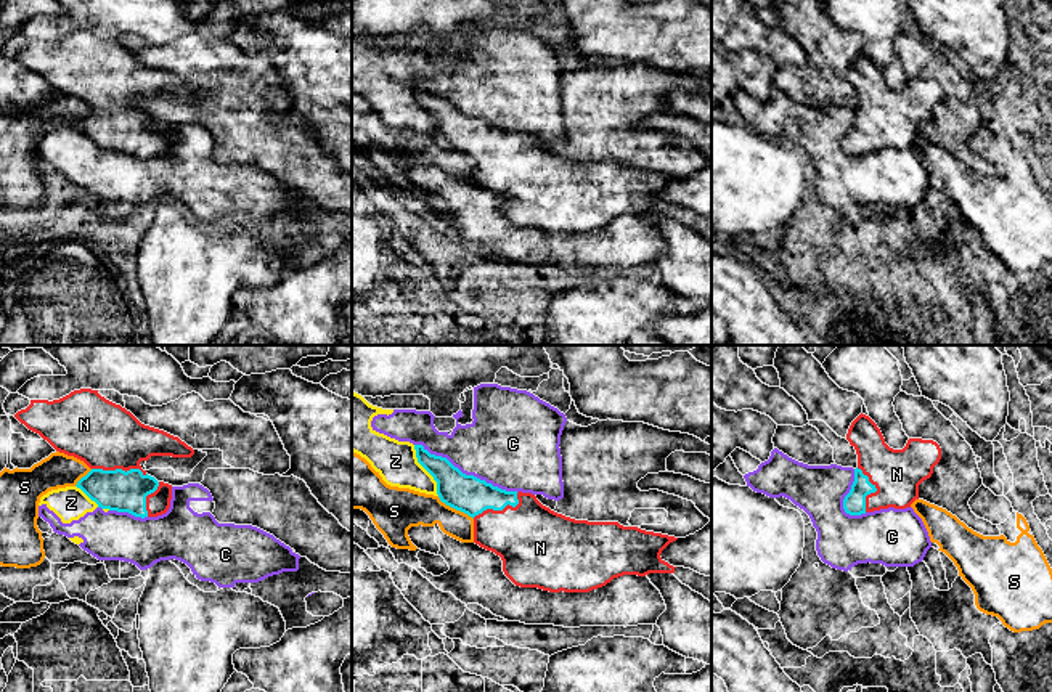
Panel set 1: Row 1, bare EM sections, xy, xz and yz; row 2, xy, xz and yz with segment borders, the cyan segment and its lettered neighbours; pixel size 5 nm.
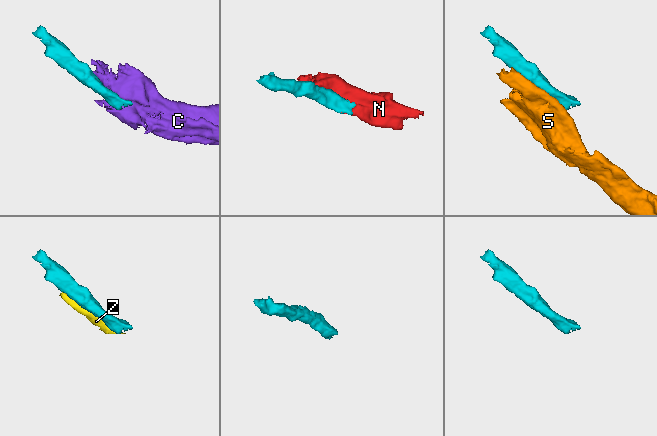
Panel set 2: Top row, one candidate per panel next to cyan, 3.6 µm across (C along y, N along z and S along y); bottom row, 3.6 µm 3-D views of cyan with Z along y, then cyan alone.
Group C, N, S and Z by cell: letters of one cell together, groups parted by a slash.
C Z / N / S

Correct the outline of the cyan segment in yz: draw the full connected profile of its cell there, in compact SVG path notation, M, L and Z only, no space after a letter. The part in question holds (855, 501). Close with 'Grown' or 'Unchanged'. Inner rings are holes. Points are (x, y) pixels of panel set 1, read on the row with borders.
M862 413L851 422L846 440L858 454L854 482L843 499L850 515L911 507L919 499L919 485L941 459L933 440L909 438L903 450L890 448L877 424Z. Grown

